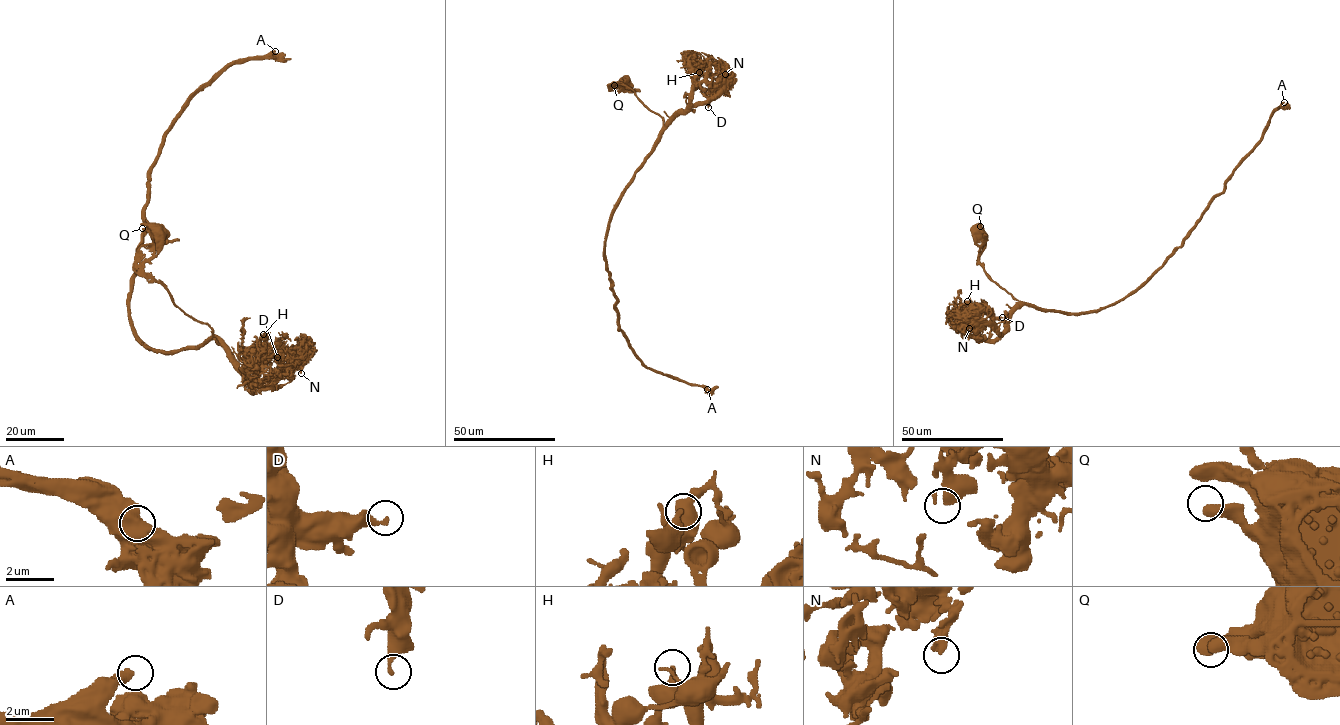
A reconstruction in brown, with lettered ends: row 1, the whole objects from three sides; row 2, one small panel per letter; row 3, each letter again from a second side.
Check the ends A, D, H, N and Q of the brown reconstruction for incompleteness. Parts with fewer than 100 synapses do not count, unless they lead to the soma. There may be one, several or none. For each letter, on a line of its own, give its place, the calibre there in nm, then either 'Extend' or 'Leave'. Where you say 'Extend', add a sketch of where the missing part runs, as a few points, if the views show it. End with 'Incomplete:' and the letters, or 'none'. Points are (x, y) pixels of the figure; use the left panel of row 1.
A: Place: (275, 51). Thickness 400 nm. Extend. Course of what is missing: (275, 51), (276, 34), (273, 31)
D: Place: (277, 357). Thickness 220 nm. Leave
H: Place: (263, 334). Thickness 400 nm. Leave
N: Place: (301, 373). Thickness 460 nm. Leave
Q: Place: (142, 228). Thickness 500 nm. Leave
Incomplete: A

